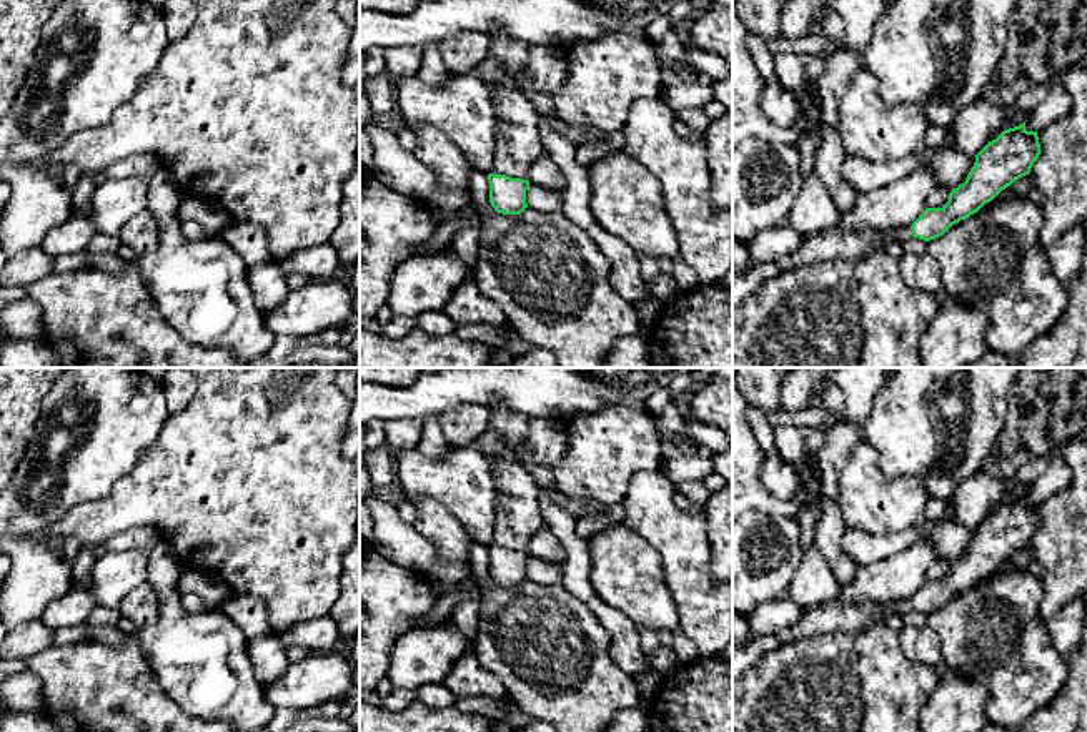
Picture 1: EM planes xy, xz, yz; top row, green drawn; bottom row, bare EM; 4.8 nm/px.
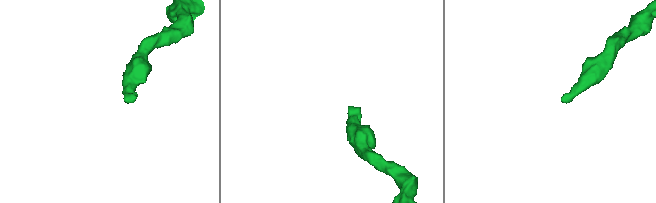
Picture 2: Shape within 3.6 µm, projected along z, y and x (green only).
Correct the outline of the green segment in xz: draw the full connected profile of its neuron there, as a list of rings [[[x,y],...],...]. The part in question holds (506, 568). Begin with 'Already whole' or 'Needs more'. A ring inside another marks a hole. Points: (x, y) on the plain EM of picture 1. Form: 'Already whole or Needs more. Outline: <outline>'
Needs more. Outline: [[[509,454],[489,461],[496,487],[496,526],[488,547],[489,576],[503,587],[519,587],[528,581],[528,542],[544,524],[538,504],[539,487],[524,466]]]

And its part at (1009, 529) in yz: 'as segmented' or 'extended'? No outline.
extended

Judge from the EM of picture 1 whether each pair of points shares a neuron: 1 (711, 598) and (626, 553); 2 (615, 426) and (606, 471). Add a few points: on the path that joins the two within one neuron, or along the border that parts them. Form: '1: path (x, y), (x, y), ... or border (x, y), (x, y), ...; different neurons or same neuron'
1: border (641, 536), (660, 558), (660, 571), (675, 608); different neurons
2: path (615, 438), (615, 443), (606, 451), (606, 459); same neuron

